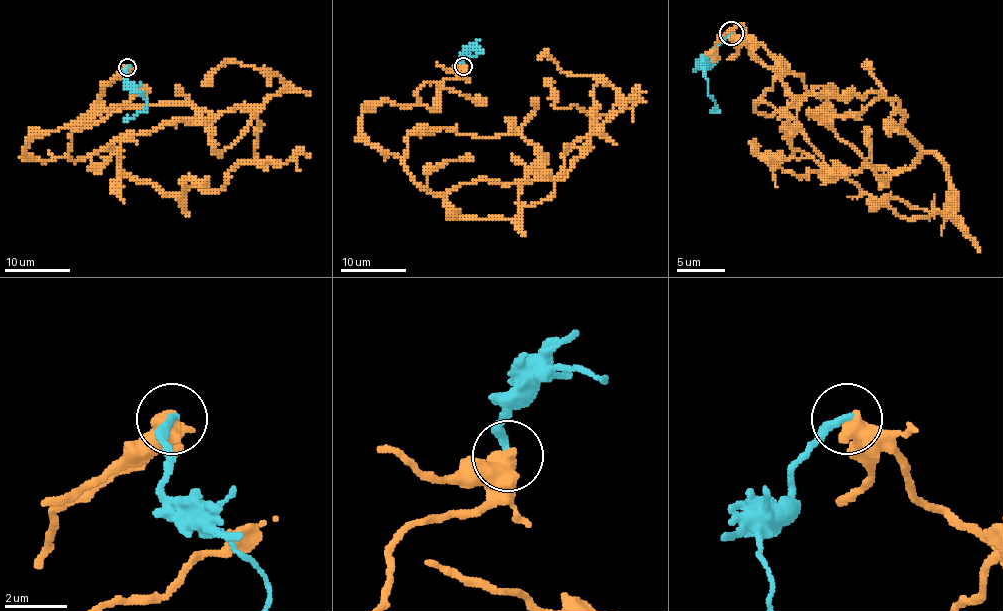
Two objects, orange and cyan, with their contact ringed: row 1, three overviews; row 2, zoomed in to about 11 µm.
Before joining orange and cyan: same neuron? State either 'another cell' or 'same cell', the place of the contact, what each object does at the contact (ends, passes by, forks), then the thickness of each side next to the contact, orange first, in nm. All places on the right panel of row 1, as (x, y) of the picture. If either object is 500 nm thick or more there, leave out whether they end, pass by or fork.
another cell | (731, 33) | 650/280 nm

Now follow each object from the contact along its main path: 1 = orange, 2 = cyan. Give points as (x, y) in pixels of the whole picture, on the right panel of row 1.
1: (732, 33), (794, 100), (792, 146), (857, 172), (920, 156), (898, 100), (811, 93), (741, 25), (720, 59)
2: (732, 33), (705, 69), (708, 91), (717, 105), (717, 112)

